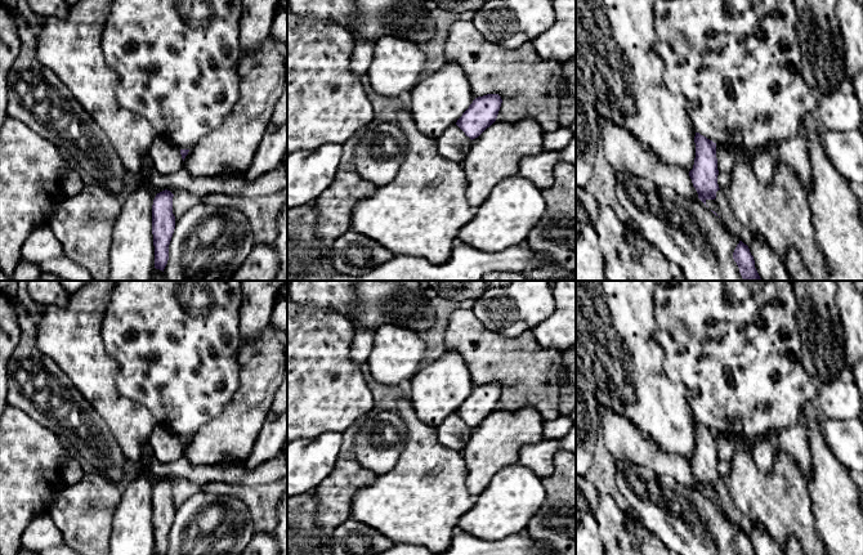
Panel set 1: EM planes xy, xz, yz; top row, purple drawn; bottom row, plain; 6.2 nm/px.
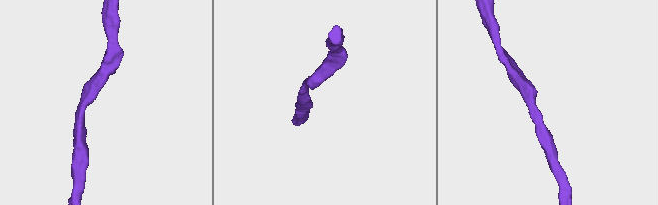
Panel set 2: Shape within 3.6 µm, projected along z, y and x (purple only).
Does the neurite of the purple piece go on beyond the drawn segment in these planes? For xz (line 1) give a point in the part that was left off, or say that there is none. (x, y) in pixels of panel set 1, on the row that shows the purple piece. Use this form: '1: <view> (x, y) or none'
1: none

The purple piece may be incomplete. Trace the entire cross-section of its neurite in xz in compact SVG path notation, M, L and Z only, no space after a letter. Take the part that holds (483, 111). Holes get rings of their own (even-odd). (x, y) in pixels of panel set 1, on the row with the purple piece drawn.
M498 94L478 97L456 125L473 140L496 121L501 103L502 99Z

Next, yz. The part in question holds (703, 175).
M696 133L696 158L693 169L689 171L693 187L698 198L706 205L707 200L715 200L720 189L717 184L717 158L716 143Z

